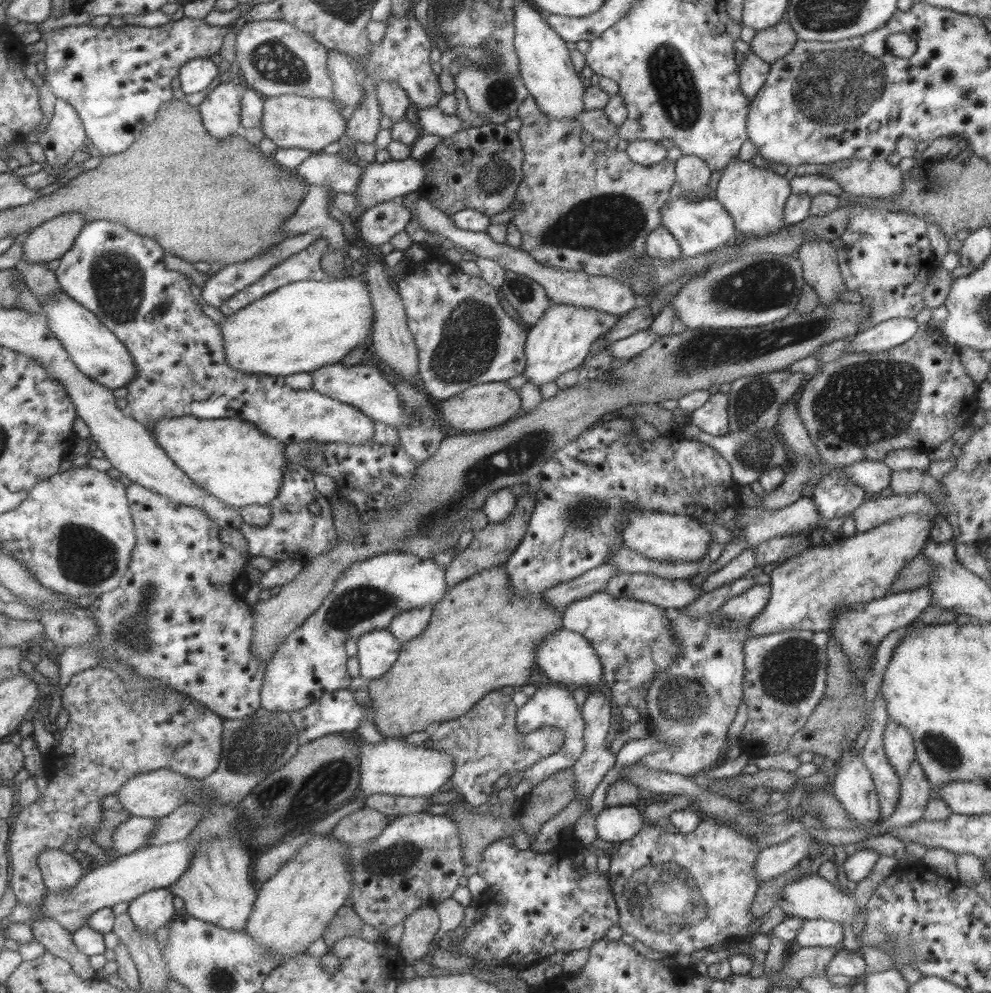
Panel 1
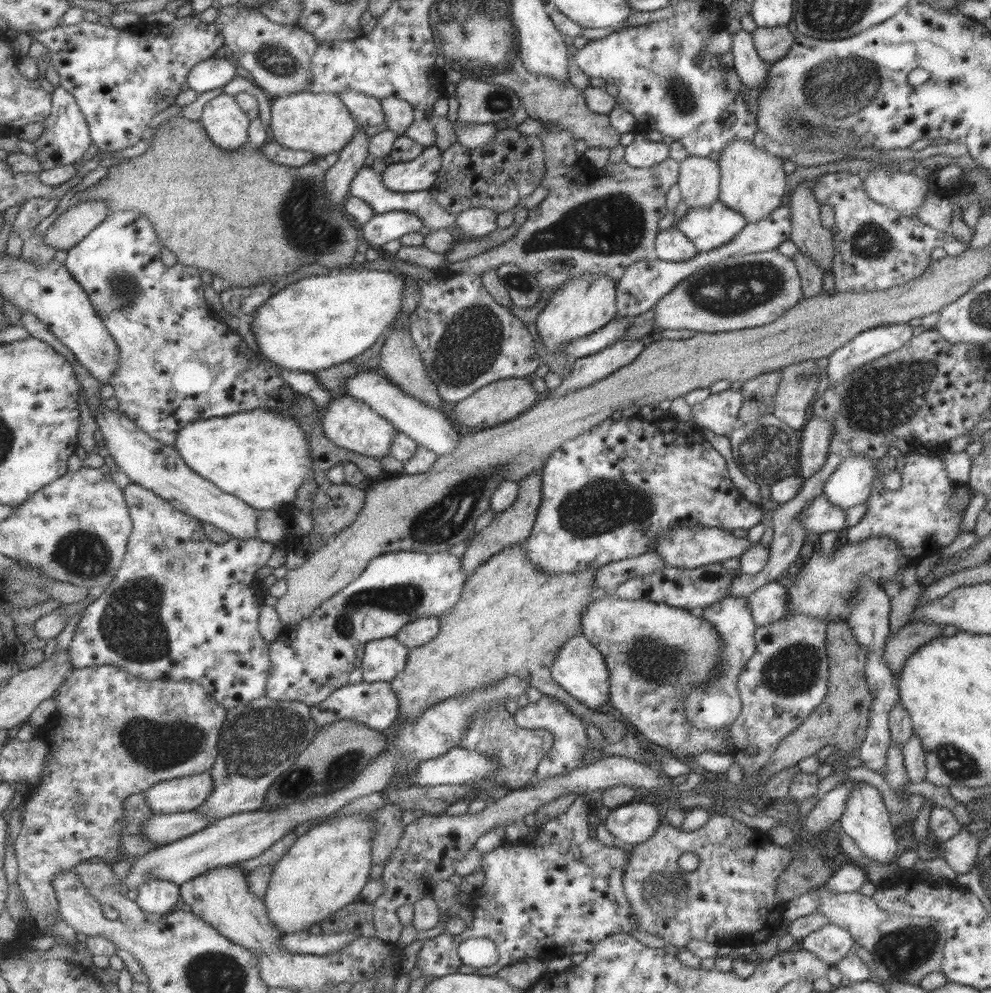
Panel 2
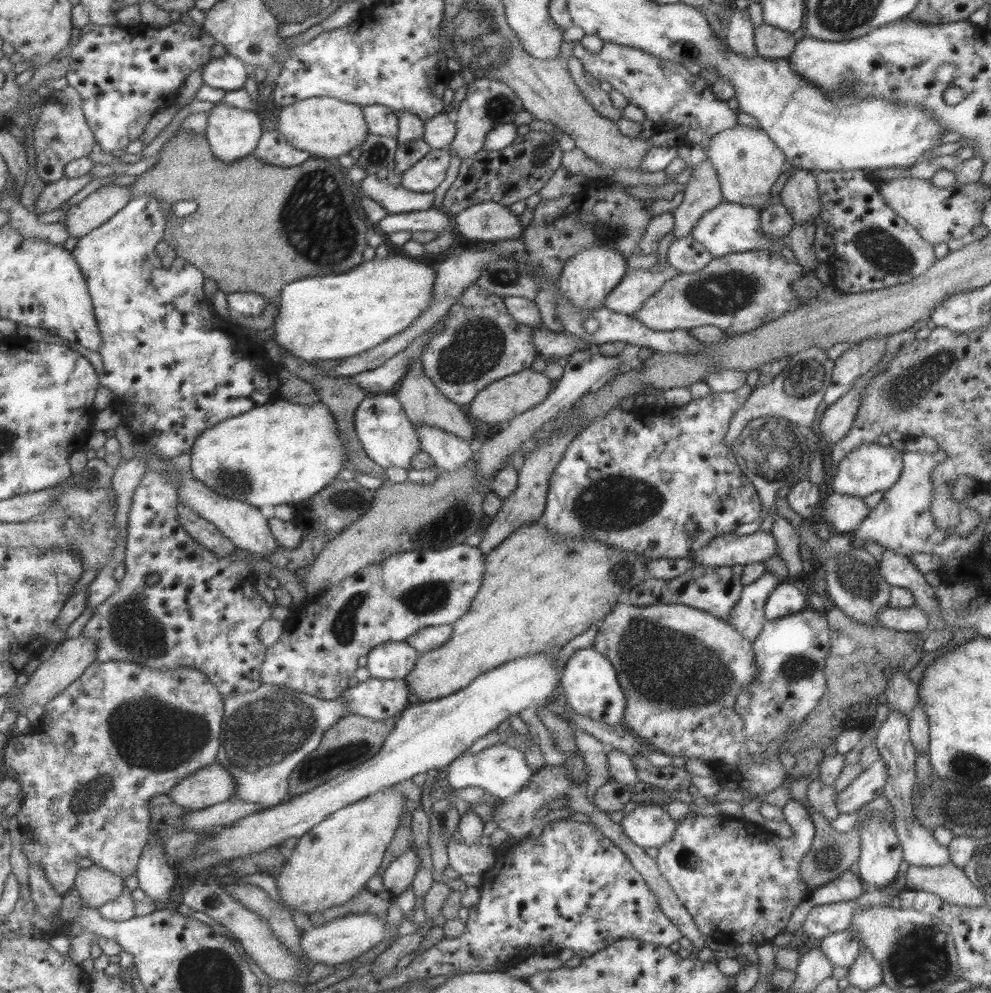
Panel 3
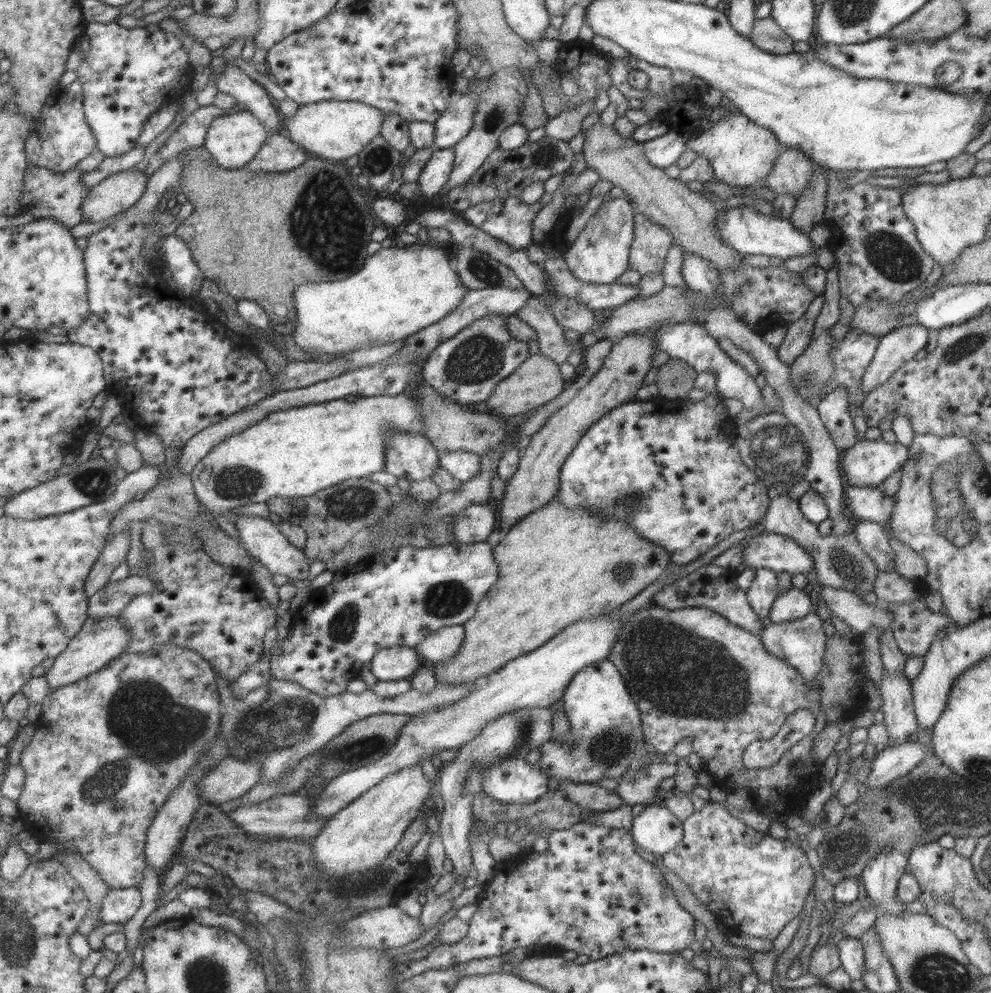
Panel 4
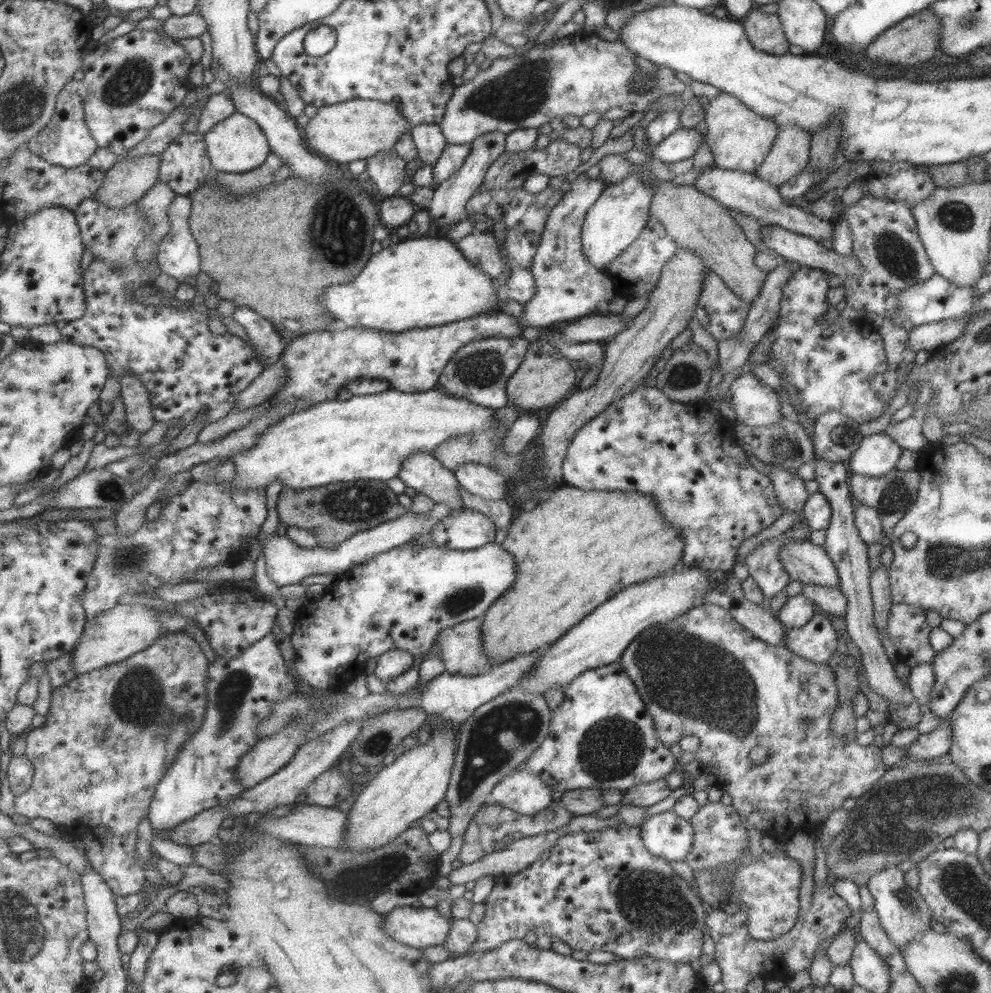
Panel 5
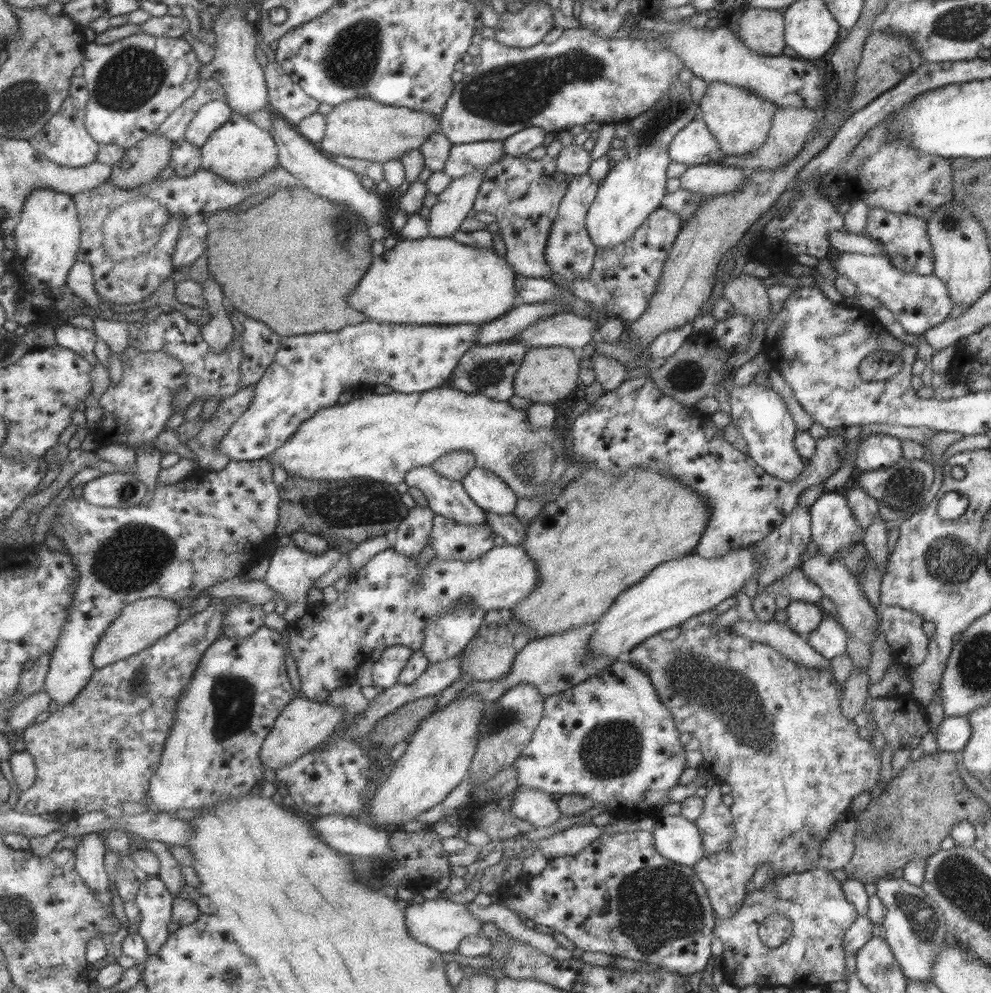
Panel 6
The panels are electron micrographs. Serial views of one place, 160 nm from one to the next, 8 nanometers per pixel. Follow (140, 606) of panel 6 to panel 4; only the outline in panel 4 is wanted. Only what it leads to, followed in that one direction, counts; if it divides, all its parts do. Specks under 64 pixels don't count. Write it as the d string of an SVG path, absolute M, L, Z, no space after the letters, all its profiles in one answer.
M106 615L106 617L97 619L87 617L76 636L68 642L68 647L54 659L50 667L45 668L44 677L48 690L55 690L79 681L87 677L88 674L102 669L106 662L112 661L121 653L125 653L129 633L130 630L121 624L116 616Z

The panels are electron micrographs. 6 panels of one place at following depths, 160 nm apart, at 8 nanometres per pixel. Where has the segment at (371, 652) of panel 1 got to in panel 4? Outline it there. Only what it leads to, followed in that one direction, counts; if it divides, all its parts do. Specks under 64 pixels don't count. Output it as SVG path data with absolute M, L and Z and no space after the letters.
M392 646L376 652L368 669L377 681L395 681L412 677L423 662L414 648Z

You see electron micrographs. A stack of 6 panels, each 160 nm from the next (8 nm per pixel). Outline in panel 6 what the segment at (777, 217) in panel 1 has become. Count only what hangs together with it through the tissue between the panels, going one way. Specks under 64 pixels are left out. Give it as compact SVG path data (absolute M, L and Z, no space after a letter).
M707 82L700 99L700 119L715 137L723 154L739 156L757 150L766 139L776 106L750 90L729 86L724 82Z

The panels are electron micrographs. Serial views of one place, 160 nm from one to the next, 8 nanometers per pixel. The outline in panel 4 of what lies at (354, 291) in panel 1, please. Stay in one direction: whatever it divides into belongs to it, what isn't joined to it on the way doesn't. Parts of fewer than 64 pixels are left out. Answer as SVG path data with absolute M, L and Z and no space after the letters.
M415 242L403 248L381 247L375 254L367 257L357 274L349 278L343 278L339 282L319 282L319 286L317 282L299 284L293 290L295 310L290 336L301 350L314 350L322 354L347 354L370 342L385 344L402 340L442 319L464 297L467 288L460 282L451 264L443 249L433 242Z

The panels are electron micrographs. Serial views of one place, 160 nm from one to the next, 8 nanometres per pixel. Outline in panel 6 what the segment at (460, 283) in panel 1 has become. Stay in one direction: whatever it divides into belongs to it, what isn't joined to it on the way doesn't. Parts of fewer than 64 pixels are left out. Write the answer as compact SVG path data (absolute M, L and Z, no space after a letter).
M515 339L471 345L457 361L451 374L451 386L461 393L481 394L496 402L506 402L513 394L513 378L522 361L526 346Z

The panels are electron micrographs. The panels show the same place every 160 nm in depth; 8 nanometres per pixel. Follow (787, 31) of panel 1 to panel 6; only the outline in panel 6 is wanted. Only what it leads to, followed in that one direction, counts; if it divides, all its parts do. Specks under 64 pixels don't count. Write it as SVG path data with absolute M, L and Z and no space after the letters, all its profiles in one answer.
M749 7L732 27L737 38L757 54L779 56L785 48L784 18L775 10Z

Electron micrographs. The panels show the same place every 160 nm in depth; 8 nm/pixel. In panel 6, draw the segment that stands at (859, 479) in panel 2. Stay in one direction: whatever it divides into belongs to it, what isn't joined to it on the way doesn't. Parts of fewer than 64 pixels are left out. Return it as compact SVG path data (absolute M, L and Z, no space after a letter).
M887 434L867 435L857 445L855 454L854 463L861 471L886 469L902 458L900 441Z

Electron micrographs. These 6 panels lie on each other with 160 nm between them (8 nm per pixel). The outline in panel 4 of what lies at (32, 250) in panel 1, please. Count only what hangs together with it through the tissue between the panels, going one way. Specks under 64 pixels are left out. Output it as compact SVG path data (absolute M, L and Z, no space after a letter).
M130 169L107 176L88 190L88 196L84 198L84 202L80 206L80 222L99 222L122 213L133 206L133 203L143 194L146 183L147 177L143 172Z

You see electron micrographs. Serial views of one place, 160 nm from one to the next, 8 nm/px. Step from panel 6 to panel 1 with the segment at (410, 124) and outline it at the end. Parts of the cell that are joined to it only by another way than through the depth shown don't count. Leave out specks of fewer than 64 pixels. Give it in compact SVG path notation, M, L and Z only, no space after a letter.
M282 94L266 97L263 101L260 129L265 138L269 138L278 148L300 148L313 153L322 152L323 147L331 142L341 141L346 132L347 116L341 113L332 100L326 98L305 98L297 95Z

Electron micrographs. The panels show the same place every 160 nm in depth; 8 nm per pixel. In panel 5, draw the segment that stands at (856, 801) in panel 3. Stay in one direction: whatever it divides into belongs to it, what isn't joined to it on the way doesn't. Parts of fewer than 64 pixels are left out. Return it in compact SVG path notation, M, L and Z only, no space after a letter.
M948 717L940 720L939 725L929 732L918 734L915 741L905 745L903 757L916 758L917 760L932 759L944 755L949 748L950 728Z

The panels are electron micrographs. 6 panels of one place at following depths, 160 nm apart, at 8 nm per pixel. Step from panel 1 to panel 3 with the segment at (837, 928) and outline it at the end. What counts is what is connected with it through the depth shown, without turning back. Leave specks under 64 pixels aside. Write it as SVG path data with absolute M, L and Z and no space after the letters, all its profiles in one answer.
M851 929L841 930L817 940L817 948L833 967L847 969L859 954L859 940Z

